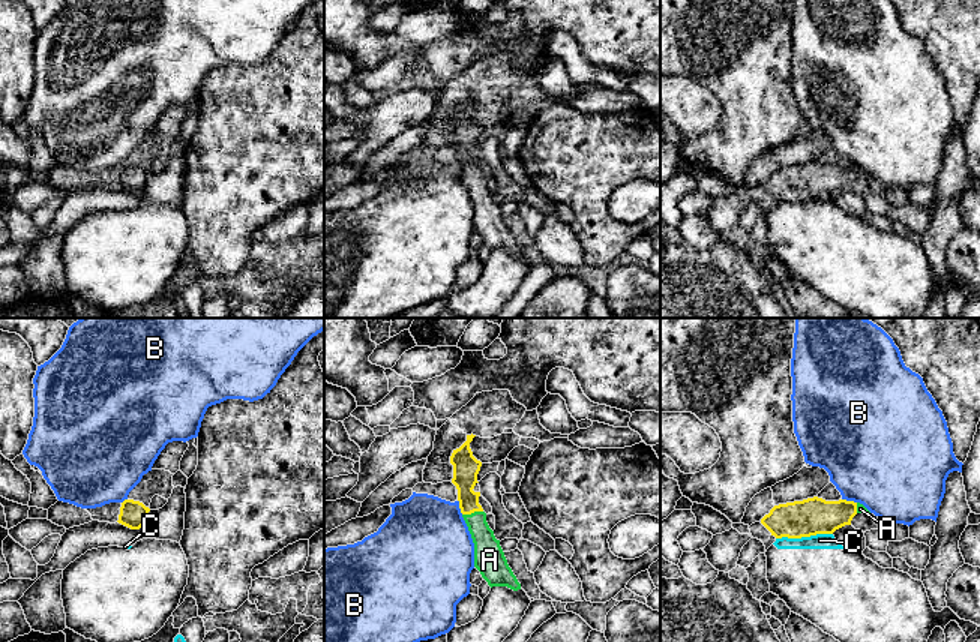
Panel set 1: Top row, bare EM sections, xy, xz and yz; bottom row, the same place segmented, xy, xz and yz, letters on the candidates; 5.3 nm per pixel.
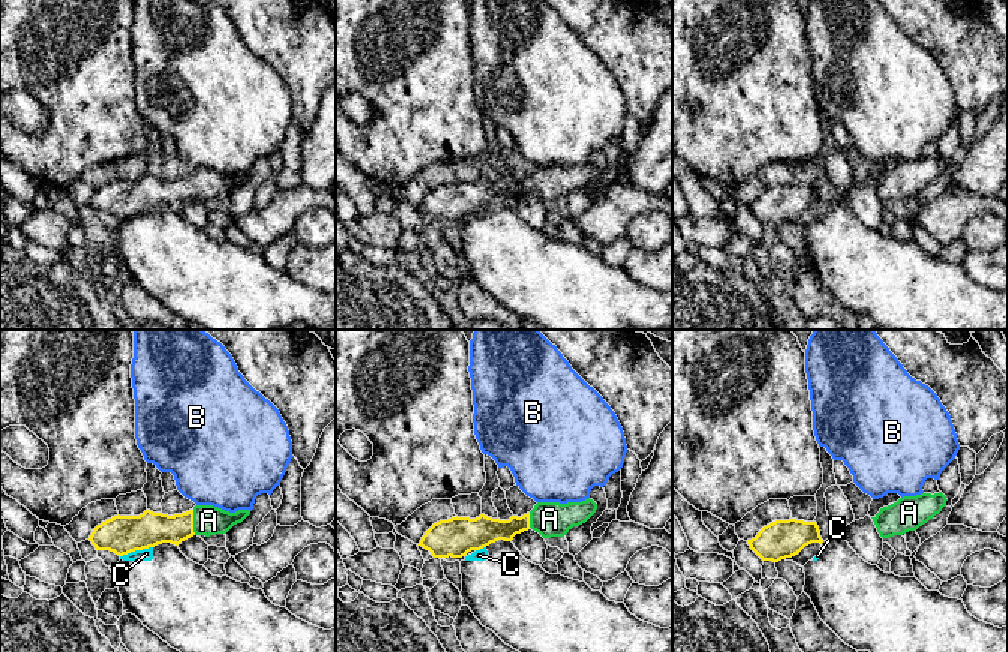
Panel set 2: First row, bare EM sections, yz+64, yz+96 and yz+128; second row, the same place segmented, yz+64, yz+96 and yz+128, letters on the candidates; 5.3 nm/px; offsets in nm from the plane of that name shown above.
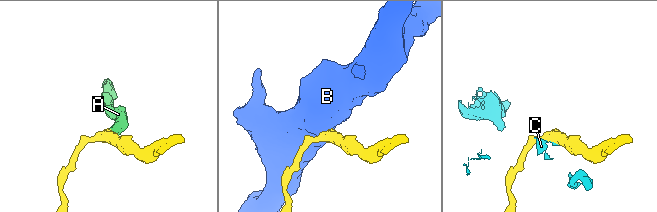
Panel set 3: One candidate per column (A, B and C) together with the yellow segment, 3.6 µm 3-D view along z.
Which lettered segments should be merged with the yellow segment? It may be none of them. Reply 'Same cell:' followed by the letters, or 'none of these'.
Same cell: A

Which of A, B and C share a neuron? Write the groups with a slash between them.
A / B / C

